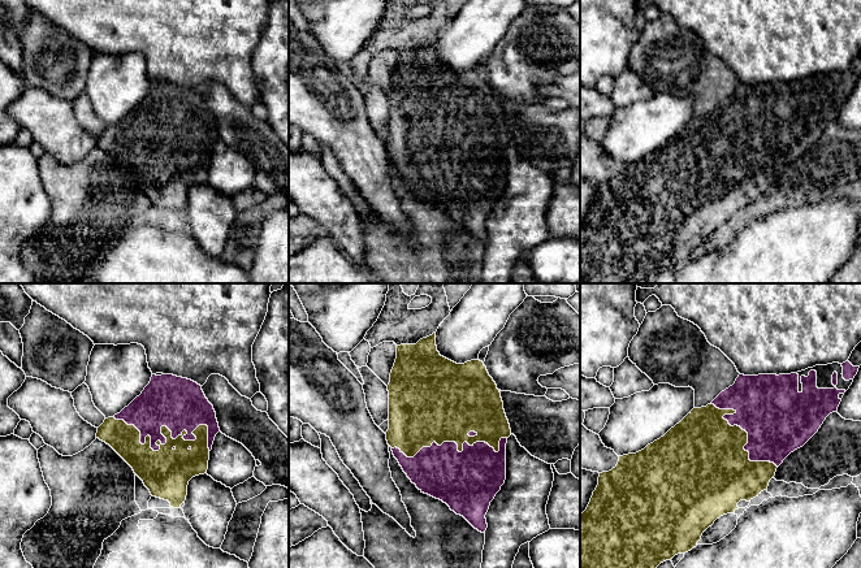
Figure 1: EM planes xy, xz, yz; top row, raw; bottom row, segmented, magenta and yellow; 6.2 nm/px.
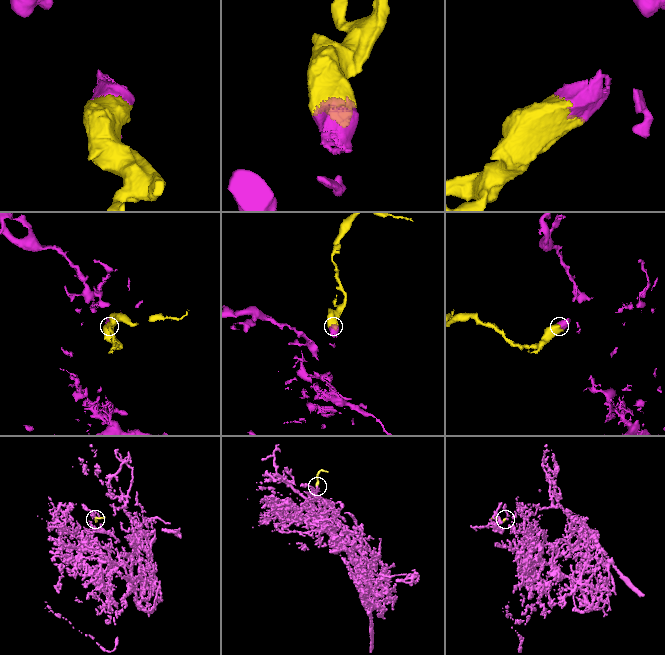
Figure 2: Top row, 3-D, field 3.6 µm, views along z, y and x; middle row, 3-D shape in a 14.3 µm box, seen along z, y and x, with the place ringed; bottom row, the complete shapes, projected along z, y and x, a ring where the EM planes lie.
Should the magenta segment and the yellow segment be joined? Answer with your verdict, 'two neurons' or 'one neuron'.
one neuron

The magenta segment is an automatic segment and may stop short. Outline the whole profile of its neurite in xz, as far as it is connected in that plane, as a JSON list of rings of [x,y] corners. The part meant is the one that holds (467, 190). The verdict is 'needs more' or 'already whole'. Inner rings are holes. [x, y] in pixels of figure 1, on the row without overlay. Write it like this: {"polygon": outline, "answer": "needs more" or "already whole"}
{"polygon": [[[436,42],[416,53],[397,55],[397,68],[390,82],[388,153],[403,181],[416,196],[446,212],[475,238],[485,242],[485,224],[490,211],[506,188],[506,152],[511,144],[501,101],[480,69],[457,73],[440,64]]], "answer": "needs more"}

